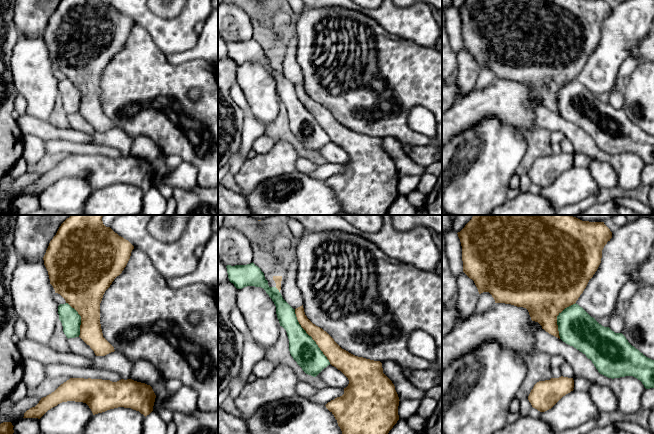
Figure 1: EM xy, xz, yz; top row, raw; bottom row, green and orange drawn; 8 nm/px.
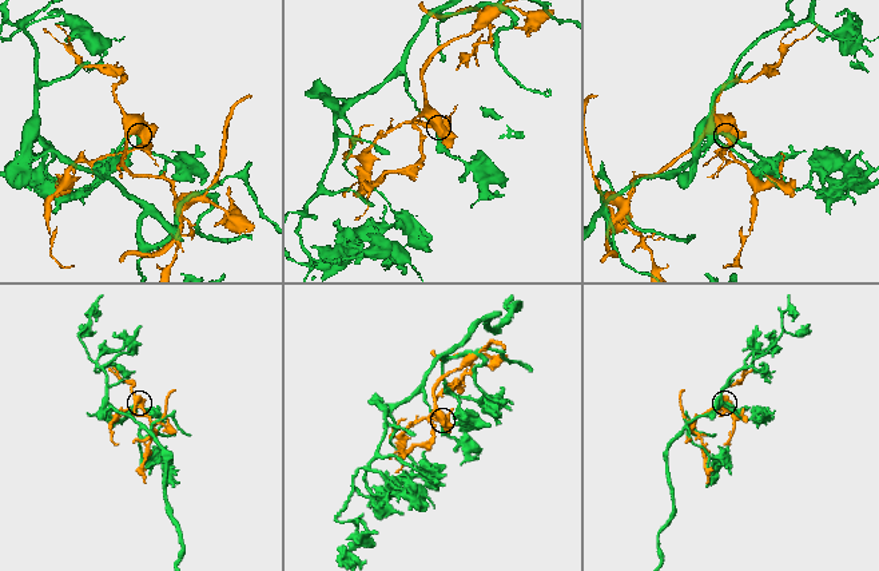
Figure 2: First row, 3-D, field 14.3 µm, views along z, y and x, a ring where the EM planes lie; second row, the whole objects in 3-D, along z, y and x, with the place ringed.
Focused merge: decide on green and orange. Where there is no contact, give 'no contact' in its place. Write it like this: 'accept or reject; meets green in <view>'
reject; meets green in xz

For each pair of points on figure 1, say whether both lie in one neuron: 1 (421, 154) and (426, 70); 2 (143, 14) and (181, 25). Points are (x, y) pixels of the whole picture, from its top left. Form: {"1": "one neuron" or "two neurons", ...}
{"1": "two neurons", "2": "one neuron"}

